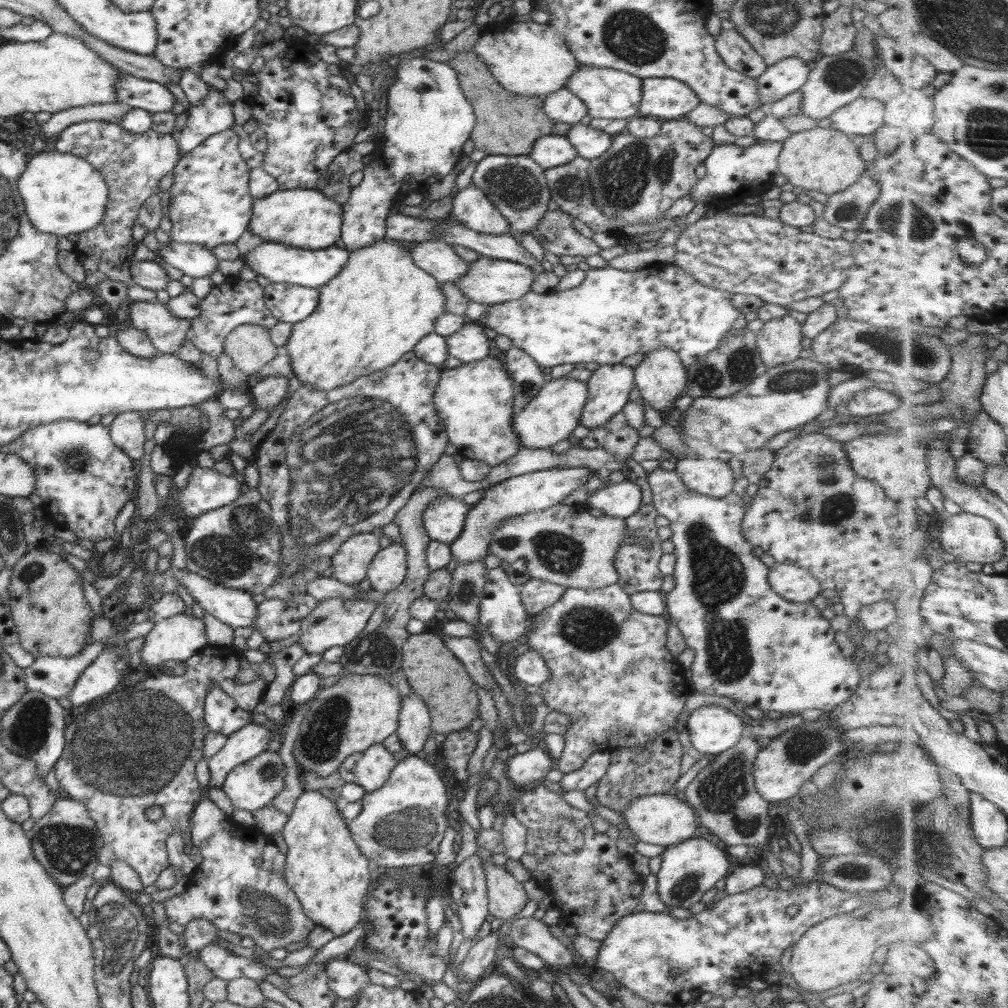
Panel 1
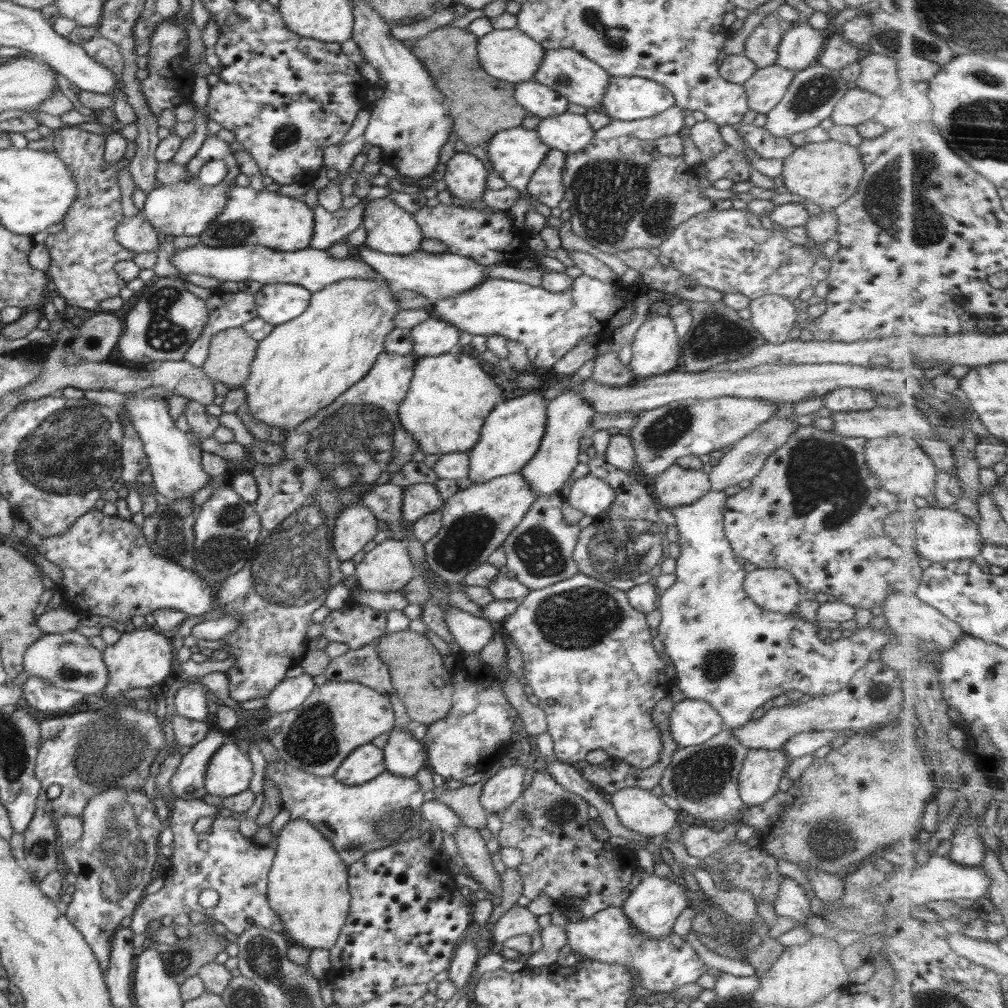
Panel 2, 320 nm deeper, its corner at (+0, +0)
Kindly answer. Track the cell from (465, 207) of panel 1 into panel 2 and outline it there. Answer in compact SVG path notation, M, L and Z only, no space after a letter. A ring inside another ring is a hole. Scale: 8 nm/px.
M460 151L445 163L445 173L441 174L447 190L466 202L476 202L482 198L486 188L488 171L475 155Z

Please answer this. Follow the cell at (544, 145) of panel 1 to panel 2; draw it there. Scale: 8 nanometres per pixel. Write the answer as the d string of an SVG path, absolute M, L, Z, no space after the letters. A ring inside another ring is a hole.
M523 127L498 131L492 135L492 138L487 142L485 148L488 153L488 158L492 163L493 170L496 170L496 174L498 174L502 180L505 180L508 186L516 188L520 193L520 198L516 204L507 211L513 226L512 229L515 233L521 230L527 232L525 214L528 212L531 197L527 191L527 185L532 173L540 166L542 159L550 148L546 146L546 143L540 140L535 130L525 130Z

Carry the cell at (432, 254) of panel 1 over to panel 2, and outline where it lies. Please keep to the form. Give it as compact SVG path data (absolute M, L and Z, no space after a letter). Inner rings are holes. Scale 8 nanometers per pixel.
M387 197L374 199L365 204L365 243L384 254L409 255L420 250L423 239L420 225L412 213L396 205Z

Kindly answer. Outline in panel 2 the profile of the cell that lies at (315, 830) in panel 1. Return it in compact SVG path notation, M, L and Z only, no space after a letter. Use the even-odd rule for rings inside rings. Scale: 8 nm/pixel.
M298 818L288 821L283 826L276 842L278 842L278 848L275 850L275 858L268 874L268 902L283 922L283 930L290 934L290 938L297 945L309 950L322 948L330 951L336 944L348 916L351 899L348 891L348 865L340 859L332 843L324 839L320 831L314 829L310 823Z

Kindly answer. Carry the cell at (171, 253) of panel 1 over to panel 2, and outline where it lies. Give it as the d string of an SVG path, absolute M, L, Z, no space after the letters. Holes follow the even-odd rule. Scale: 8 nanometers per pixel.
M142 216L124 217L116 225L116 242L134 253L157 250L158 232Z

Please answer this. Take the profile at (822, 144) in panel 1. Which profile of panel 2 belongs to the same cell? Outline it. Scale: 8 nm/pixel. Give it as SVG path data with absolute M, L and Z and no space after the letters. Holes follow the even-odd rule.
M828 139L824 142L812 142L795 147L794 152L783 160L782 176L784 188L790 193L797 194L806 201L812 201L822 208L834 210L845 200L848 200L858 188L864 176L864 165L857 147Z

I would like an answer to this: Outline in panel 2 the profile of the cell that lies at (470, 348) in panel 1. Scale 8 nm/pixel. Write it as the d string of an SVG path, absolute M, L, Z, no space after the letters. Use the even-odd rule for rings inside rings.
M426 319L410 329L414 354L420 357L440 356L456 351L462 332L443 319Z

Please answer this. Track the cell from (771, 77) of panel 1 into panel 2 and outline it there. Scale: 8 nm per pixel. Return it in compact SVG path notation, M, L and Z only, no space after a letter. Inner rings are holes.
M793 23L782 35L777 48L776 65L799 71L816 64L827 36L808 23Z

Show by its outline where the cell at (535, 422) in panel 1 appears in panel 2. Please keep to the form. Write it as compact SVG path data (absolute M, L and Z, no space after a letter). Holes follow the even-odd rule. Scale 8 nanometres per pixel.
M534 391L510 400L503 399L488 414L480 429L480 441L467 452L470 456L468 479L472 484L519 473L536 456L547 423L548 400L543 393Z

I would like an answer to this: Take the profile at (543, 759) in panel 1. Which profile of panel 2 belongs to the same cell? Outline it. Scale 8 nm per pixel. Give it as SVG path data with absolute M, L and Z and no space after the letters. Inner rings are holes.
M512 765L502 767L483 785L479 796L480 805L488 815L500 815L523 793L524 773L527 767Z

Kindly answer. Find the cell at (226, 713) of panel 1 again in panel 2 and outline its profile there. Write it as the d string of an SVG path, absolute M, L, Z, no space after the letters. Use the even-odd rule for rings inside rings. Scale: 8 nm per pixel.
M190 680L189 683L176 690L174 698L175 712L195 721L206 720L209 713L208 691L202 683L197 680Z

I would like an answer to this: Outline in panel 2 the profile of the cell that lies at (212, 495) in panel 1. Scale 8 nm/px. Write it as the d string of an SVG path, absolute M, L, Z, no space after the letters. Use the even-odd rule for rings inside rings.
M138 392L126 400L124 408L129 412L133 427L143 442L153 478L152 485L156 491L168 500L175 501L192 497L204 485L216 482L218 478L210 477L202 469L202 450L194 443L194 436L176 428L175 420L170 417L169 408L165 406L165 398L155 400L150 396L141 396L141 392Z

